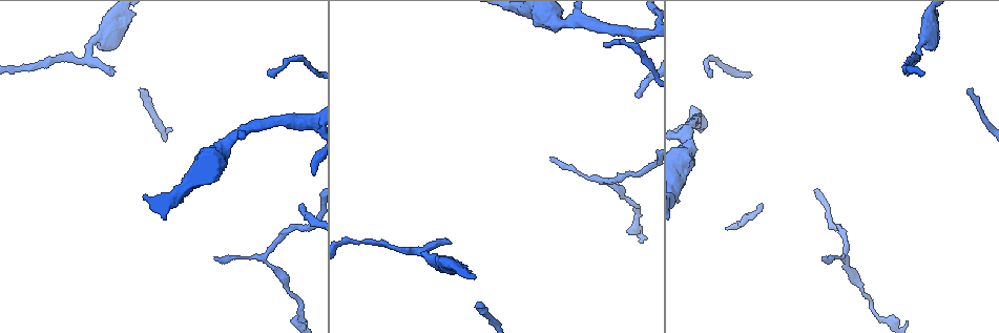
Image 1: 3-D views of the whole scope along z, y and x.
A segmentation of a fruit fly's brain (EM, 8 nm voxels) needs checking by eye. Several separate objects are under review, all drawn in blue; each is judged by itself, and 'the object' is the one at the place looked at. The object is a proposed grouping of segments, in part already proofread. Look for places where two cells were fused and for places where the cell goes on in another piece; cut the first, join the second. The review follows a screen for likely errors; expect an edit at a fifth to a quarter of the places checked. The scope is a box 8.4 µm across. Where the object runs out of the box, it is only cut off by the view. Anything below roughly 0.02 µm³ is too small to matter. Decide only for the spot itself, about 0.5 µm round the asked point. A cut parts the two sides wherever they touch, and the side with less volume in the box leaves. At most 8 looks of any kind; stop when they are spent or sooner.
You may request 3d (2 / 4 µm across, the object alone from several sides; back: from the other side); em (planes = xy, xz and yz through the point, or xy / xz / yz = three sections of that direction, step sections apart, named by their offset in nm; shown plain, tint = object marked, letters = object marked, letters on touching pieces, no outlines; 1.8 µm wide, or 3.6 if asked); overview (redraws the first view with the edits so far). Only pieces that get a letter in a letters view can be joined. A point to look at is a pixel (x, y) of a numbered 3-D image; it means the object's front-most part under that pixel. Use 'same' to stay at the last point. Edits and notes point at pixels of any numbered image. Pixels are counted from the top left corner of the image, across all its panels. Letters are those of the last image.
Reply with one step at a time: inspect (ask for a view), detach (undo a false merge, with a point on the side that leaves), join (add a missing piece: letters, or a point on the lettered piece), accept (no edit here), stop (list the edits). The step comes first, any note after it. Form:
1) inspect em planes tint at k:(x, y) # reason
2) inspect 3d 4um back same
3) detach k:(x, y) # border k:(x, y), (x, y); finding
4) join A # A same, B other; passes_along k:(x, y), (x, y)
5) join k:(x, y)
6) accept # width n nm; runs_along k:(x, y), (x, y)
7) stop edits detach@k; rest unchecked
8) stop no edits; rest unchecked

inspect em xy step 16 tint at 1:(551, 160) # an open end

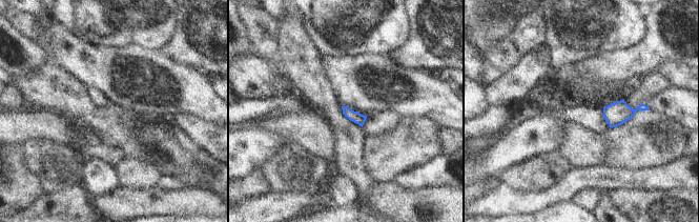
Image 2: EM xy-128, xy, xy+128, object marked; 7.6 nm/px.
inspect em planes letters same # another direction

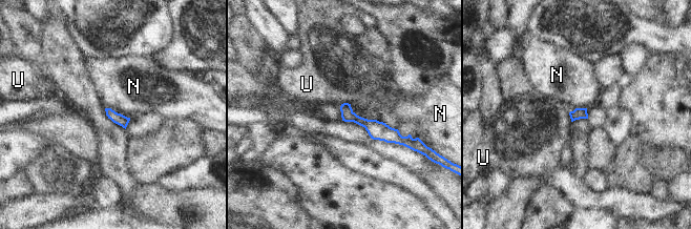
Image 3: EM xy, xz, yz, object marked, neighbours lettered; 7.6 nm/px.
accept # longest_contact N 280 nm; N other, U other; no lettered piece goes on from it

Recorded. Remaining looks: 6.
inspect 3d 4um at 1:(909, 75) # branch stops here

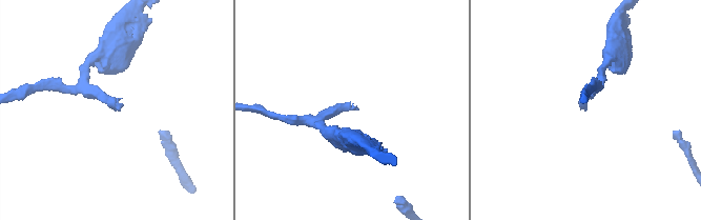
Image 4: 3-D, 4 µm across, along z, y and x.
inspect em 3.6um planes tint at 4:(121, 104)

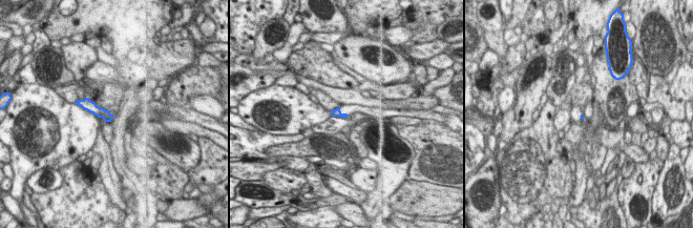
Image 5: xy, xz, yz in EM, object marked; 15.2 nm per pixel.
inspect em 3.6um planes letters same

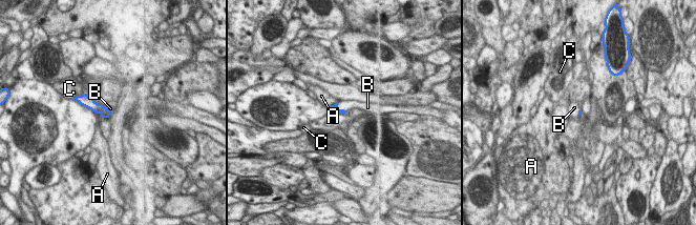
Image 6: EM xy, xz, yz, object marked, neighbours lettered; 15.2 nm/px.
join B # A other, B same, C other; the cell continues

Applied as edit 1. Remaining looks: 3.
stop edits join@6; rest unchecked

